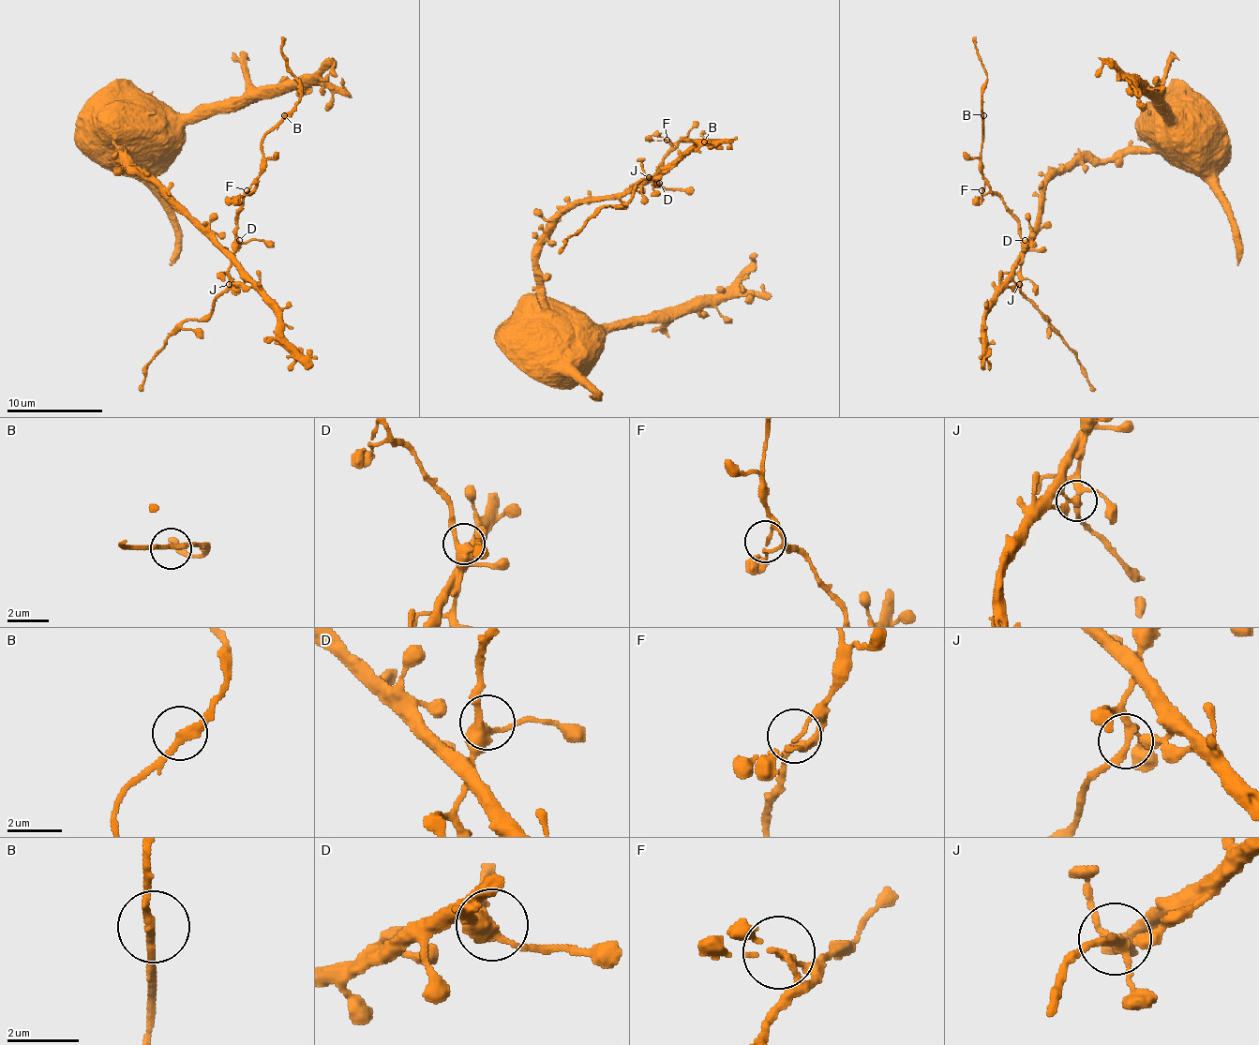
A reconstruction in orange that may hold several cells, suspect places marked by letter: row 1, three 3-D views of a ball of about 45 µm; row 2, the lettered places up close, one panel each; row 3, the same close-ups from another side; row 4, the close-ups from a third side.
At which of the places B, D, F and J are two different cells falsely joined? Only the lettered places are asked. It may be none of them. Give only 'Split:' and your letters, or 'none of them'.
Split: none of them

